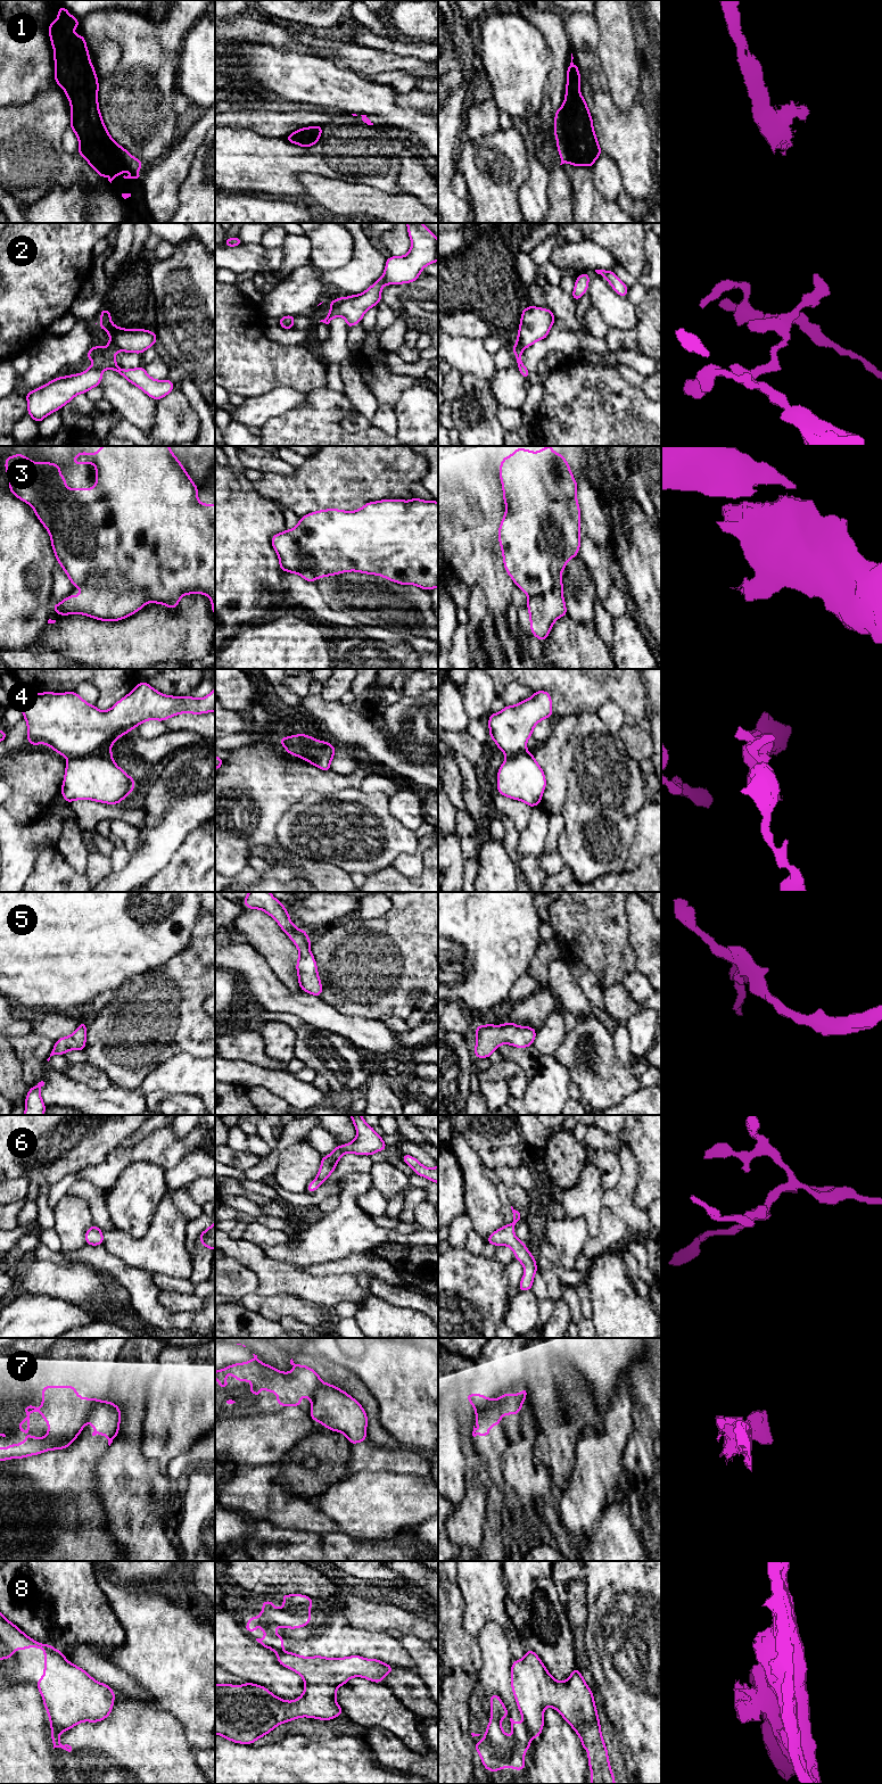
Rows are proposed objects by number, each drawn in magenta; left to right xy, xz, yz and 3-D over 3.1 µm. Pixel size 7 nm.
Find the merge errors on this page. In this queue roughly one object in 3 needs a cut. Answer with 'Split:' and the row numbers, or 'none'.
Split: 2, 3, 4, 7, 8

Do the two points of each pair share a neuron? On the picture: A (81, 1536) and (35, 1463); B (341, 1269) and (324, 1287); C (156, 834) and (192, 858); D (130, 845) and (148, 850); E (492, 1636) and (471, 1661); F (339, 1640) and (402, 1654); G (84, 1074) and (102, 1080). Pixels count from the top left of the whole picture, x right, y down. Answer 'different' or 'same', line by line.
A: same
B: different
C: different
D: different
E: different
F: same
G: same

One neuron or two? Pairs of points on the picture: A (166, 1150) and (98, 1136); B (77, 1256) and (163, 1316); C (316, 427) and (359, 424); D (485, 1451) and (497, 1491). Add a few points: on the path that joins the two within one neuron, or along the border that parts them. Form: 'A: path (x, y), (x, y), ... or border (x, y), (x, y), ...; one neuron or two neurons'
A: border (117, 1146), (97, 1163); two neurons
B: path (99, 1257), (114, 1265), (143, 1295); one neuron
C: border (340, 421), (340, 426), (349, 432), (368, 429); two neurons
D: path (494, 1461), (496, 1480); one neuron

